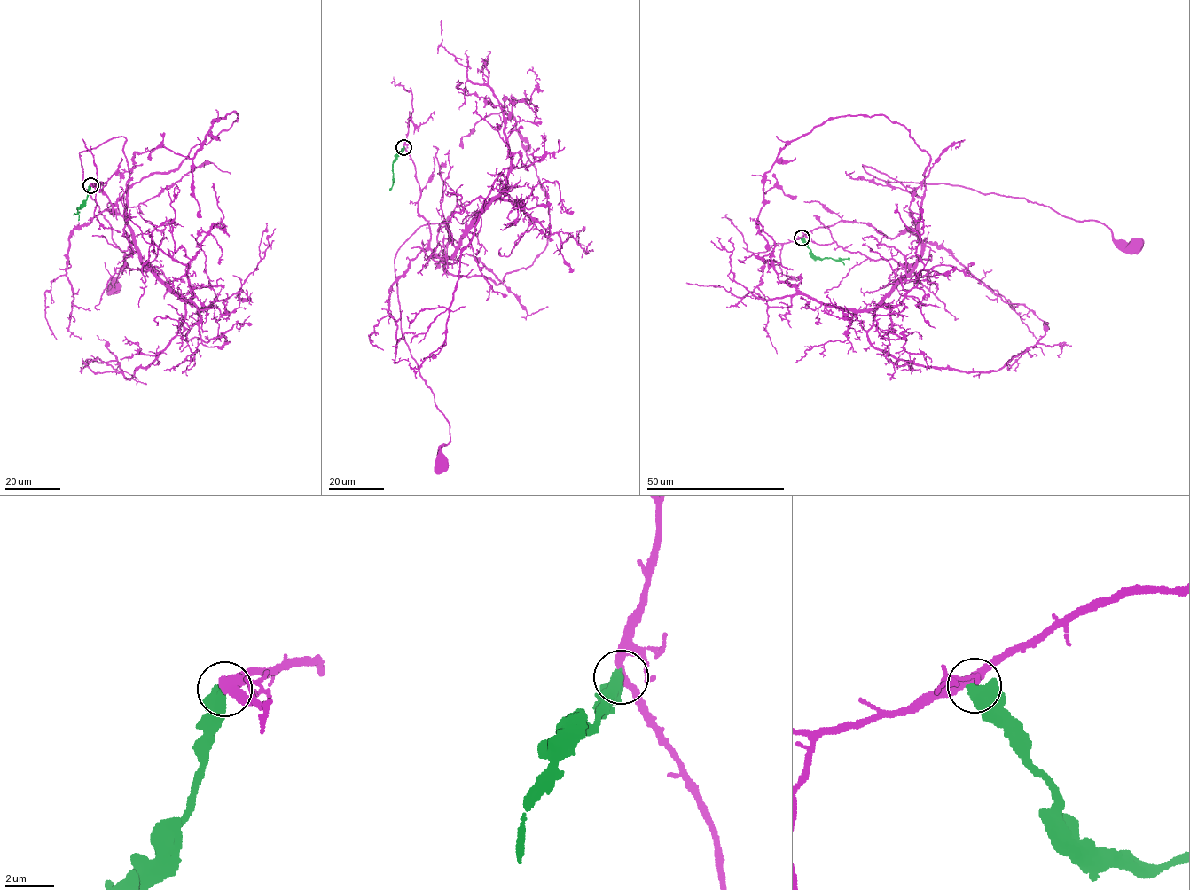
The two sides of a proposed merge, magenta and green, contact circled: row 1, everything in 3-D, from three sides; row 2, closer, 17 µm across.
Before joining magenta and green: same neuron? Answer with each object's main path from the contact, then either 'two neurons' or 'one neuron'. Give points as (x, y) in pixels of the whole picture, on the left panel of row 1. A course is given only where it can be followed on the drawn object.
course magenta (90, 185), (105, 183), (113, 216), (123, 214), (124, 136), (79, 156), (85, 189), (125, 253), (114, 284); course green (90, 185), (87, 198), (77, 207), (76, 214), (73, 215); two neurons

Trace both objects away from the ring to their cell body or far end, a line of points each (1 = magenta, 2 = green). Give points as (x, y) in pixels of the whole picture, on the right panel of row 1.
1: (801, 238), (840, 221), (891, 238), (918, 226), (920, 199), (862, 164), (887, 181), (1023, 199), (1138, 241)
2: (801, 238), (816, 257), (849, 260)

